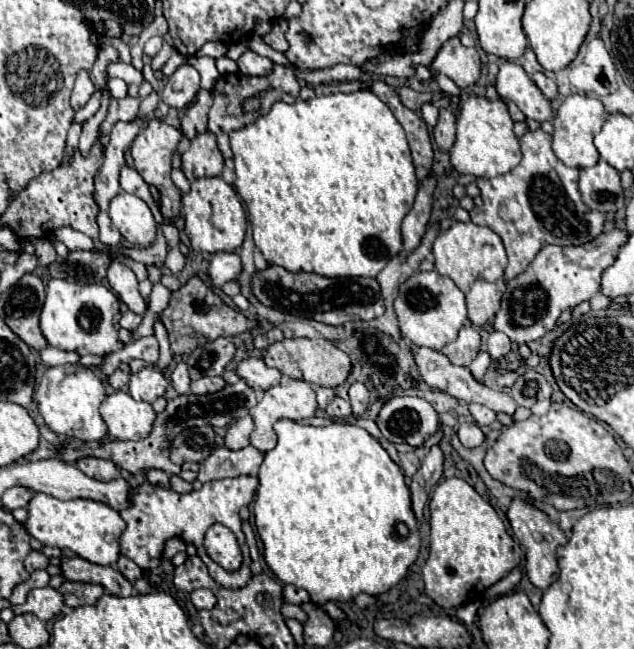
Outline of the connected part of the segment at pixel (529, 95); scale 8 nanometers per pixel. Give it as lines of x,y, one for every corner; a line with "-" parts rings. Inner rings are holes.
503,61
499,65
495,89
503,99
511,99
527,119
535,119
539,123
553,119
551,103
545,99
545,95
521,65

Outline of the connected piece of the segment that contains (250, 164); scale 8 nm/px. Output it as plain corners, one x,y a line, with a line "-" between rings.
371,91
333,93
333,95
313,97
309,101
297,99
291,105
277,101
273,103
269,113
261,115
257,121
253,121
247,127
231,131
229,137
231,137
231,149
235,161
235,191
247,205
255,245
269,263
281,265
287,271
307,271
323,277
375,277
389,263
389,259
399,255
399,251
403,249
401,221
413,207
413,199
417,195
417,177
415,177
415,165
411,159
411,151
403,127
397,123
389,107
375,93

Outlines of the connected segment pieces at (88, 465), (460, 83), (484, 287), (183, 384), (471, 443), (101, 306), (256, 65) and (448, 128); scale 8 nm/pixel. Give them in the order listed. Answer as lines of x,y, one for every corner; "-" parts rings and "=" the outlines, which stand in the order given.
83,457
77,461
77,467
91,479
97,481
113,481
117,477
121,477
119,469
115,467
113,461
109,459
97,459
97,457
=
451,37
441,45
429,69
433,75
447,75
459,89
467,89
479,79
481,61
475,47
463,47
459,37
=
477,279
467,293
469,321
477,327
483,327
499,311
499,301
501,301
499,287
485,279
=
181,361
177,363
177,367
171,373
171,383
175,387
177,393
189,393
189,371
187,371
187,363
=
473,421
461,423
461,427
457,429
457,437
459,437
459,441
461,441
465,447
469,447
469,449
479,447
479,445
485,441
483,431
481,431
481,429
477,427
477,423
473,423
=
51,279
47,283
45,293
47,299
41,309
41,331
49,345
63,351
75,351
79,355
93,353
101,357
119,351
123,347
117,329
111,323
113,315
119,313
121,301
111,289
103,287
101,283
77,285
77,283
67,283
63,279
=
245,51
239,59
239,73
243,75
269,75
269,71
273,69
273,63
267,57
259,57
253,51
=
439,109
437,125
433,127
433,139
441,151
449,151
455,141
455,115
447,109

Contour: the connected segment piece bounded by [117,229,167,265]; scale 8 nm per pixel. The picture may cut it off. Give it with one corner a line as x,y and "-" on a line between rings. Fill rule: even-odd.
159,229
159,235
157,235
157,241
151,245
151,247
145,247
145,249
123,249
123,247
117,247
117,251
125,253
127,257
131,257
133,261
141,261
145,265
153,263
153,265
163,265
165,263
165,257
167,257
167,243
165,243
165,237

